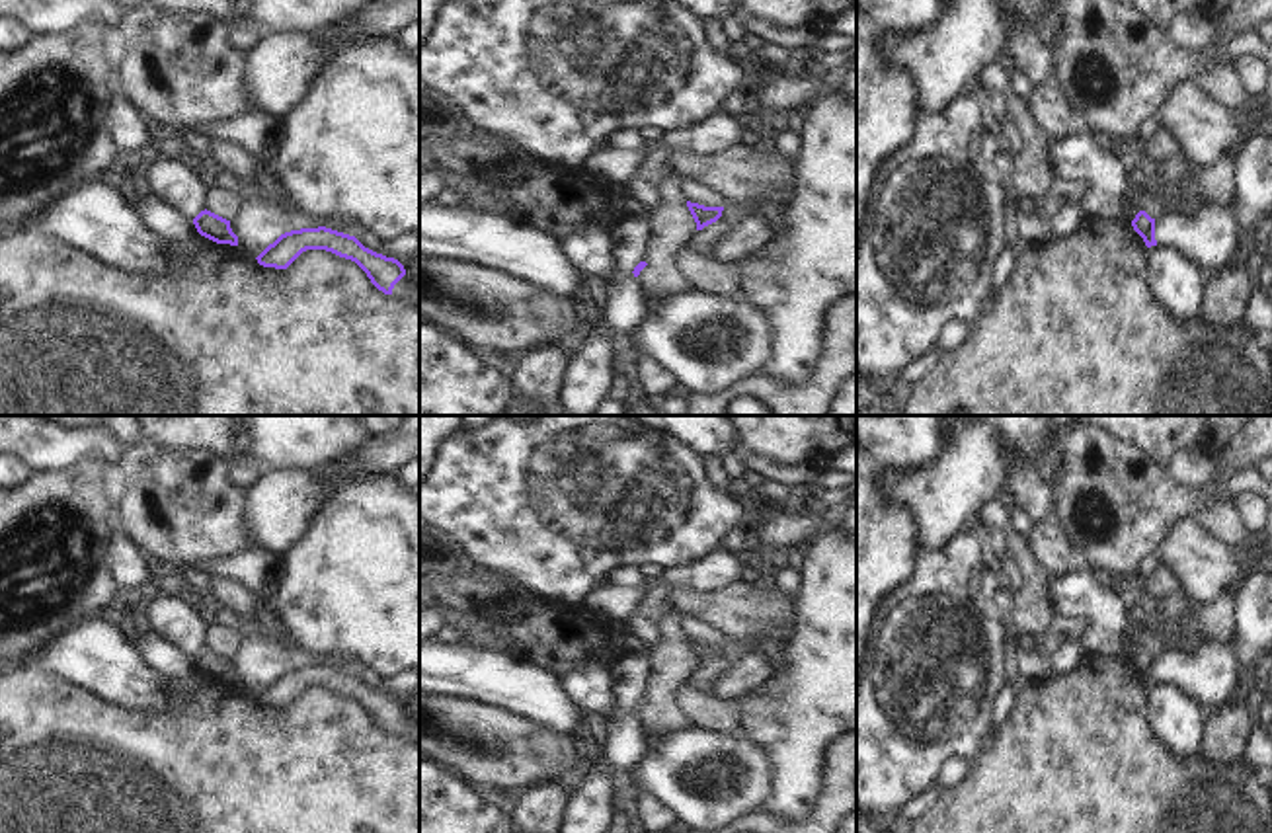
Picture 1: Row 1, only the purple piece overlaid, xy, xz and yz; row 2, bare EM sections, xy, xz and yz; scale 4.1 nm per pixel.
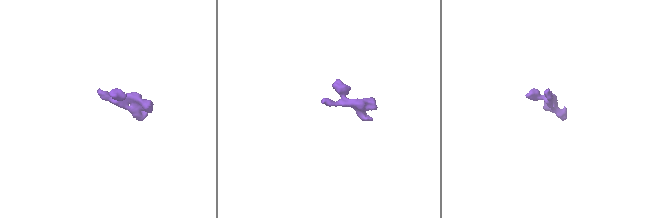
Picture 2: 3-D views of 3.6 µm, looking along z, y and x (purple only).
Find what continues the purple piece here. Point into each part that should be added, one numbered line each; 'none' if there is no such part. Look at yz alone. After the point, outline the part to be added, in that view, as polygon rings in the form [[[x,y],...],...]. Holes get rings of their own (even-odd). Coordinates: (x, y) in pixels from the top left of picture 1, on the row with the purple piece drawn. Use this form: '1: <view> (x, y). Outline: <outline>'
none

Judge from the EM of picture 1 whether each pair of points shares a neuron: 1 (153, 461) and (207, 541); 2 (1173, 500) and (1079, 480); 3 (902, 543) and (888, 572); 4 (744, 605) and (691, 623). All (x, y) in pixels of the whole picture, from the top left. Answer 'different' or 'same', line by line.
1: same
2: same
3: same
4: different

